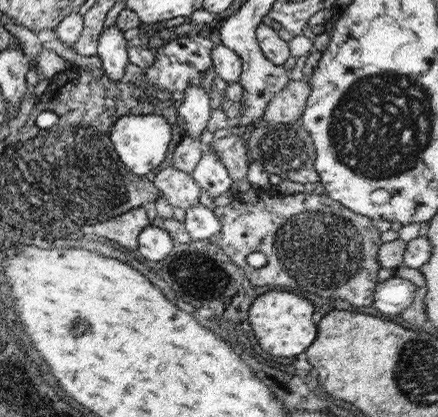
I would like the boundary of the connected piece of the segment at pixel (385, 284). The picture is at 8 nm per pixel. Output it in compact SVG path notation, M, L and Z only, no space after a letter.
M392 276L376 284L373 306L387 316L399 315L413 300L416 286L403 278Z

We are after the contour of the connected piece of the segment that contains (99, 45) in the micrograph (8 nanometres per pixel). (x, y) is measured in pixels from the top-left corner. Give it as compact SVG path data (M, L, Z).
M115 25L102 30L96 42L96 56L101 63L102 72L111 82L120 82L128 63L126 40Z

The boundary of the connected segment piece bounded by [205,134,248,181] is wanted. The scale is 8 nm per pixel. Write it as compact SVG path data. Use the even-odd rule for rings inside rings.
M228 134L224 138L205 146L220 158L232 181L243 180L248 165L247 149L245 149L245 142L242 139L244 137L240 138Z

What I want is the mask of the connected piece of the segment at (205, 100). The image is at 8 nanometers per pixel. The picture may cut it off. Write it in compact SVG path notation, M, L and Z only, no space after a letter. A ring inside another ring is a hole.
M201 84L189 86L184 94L185 98L177 109L178 115L185 121L182 135L189 136L189 138L200 138L210 115L210 98L205 94Z

